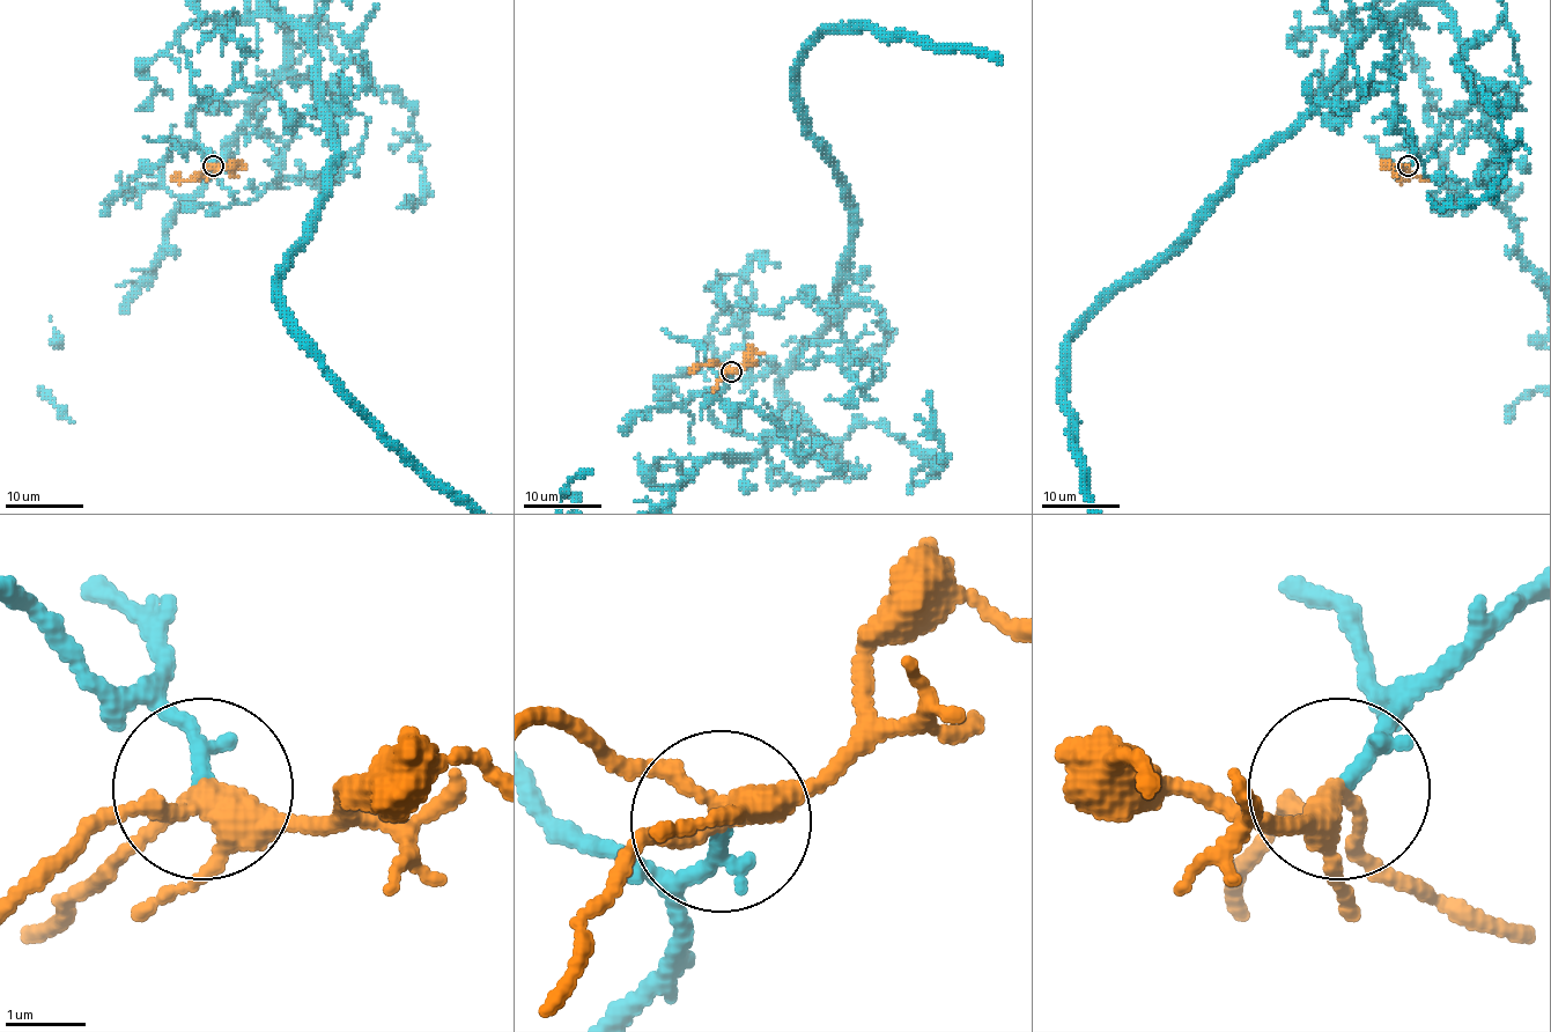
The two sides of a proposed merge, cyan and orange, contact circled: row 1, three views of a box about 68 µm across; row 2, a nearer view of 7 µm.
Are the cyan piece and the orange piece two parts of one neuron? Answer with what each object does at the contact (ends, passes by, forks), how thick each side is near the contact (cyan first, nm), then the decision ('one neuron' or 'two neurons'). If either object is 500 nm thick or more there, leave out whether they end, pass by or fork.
cyan ends there; orange forks there; 200 nm thick on the cyan side, 280 nm on the other; one neuron

